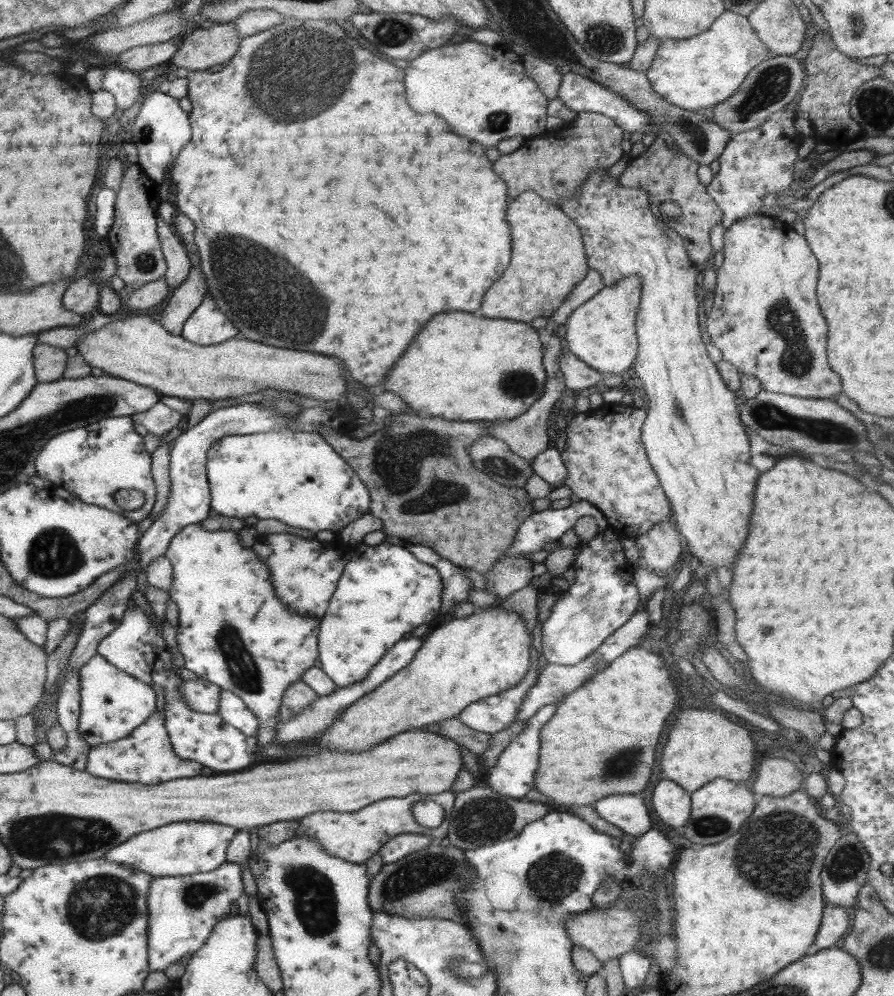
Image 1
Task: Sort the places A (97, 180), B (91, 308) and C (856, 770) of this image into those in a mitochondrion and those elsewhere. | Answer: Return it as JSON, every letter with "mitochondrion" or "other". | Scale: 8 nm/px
{"A":"other","B":"other","C":"other"}

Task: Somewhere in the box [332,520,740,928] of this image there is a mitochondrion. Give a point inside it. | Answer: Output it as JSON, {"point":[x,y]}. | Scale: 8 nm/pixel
{"point":[415,874]}

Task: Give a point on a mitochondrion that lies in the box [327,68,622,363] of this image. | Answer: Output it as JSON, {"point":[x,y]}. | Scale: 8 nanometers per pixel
{"point":[497,121]}

